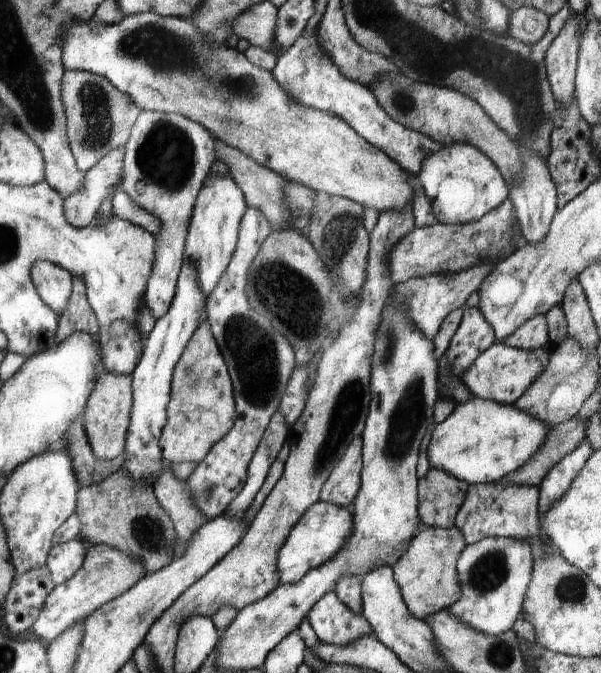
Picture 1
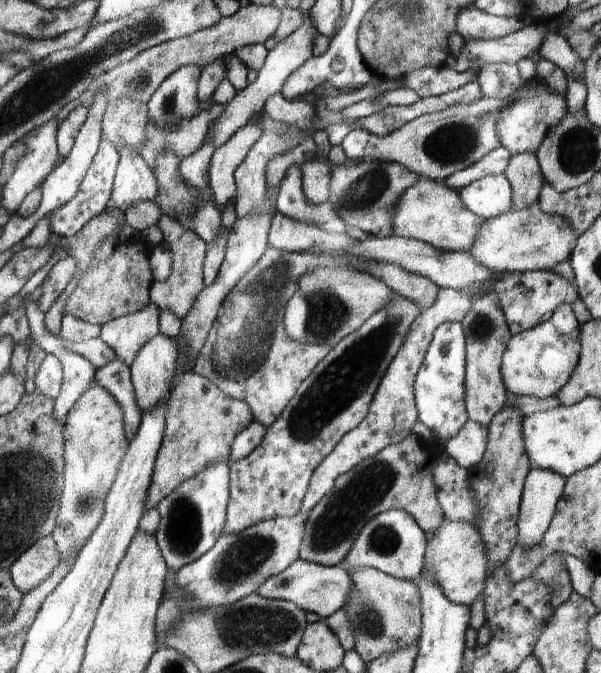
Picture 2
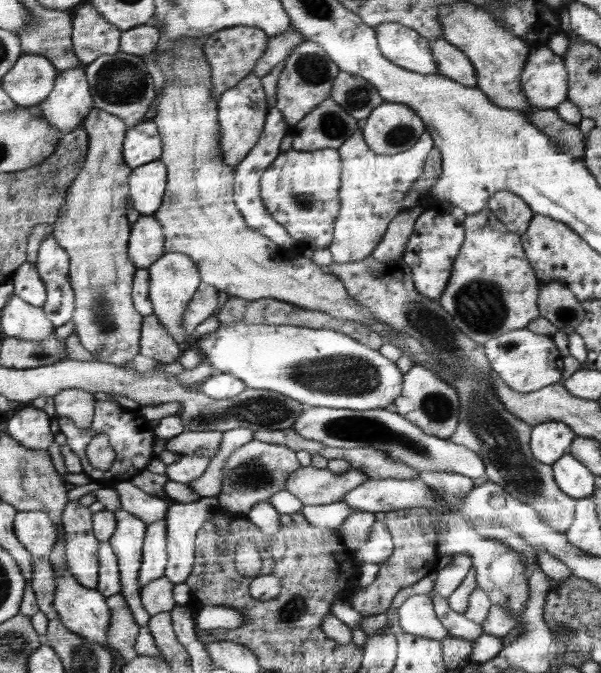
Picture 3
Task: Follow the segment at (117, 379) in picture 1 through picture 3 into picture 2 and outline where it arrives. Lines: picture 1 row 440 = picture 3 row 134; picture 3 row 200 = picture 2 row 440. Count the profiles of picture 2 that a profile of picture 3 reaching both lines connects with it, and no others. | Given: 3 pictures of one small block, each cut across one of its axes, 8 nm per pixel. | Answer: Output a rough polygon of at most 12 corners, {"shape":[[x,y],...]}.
{"shape":[[97,383],[66,424],[61,560],[77,560],[105,518],[131,442]]}

